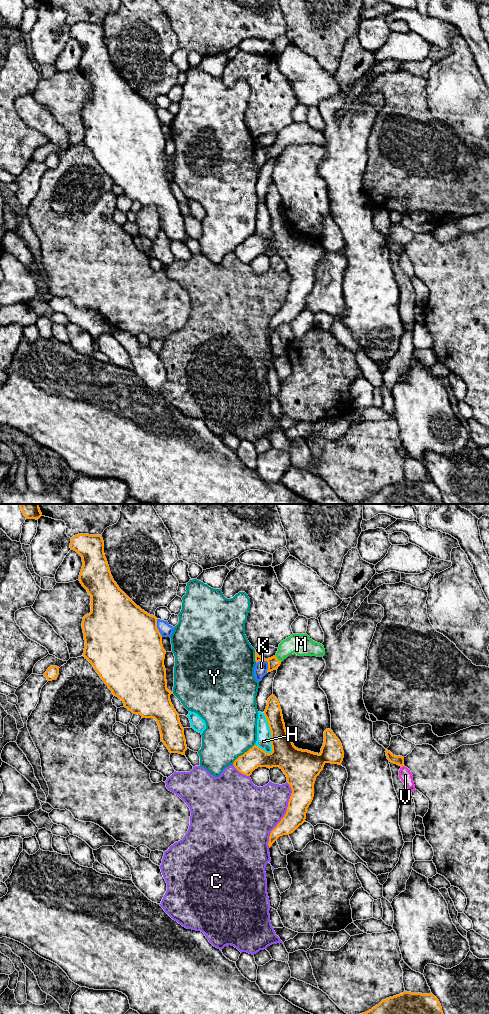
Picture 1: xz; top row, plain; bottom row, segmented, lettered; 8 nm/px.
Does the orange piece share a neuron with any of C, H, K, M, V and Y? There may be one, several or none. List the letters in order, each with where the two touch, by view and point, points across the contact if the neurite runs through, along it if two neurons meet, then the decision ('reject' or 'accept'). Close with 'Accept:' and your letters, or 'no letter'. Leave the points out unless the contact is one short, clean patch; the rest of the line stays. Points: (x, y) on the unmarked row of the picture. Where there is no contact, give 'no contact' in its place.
C: meets orange in xz at (284, 303); reject
H: meets orange in xz at (271, 222); reject
K: meets orange in xz at (267, 149); reject
M: meets orange in xz at (277, 147); runs through xz (273, 151), (277, 147), (292, 132), (301, 132); accept
V: meets orange in xz at (402, 254); border along xz (403, 253), (401, 255); reject
Y: meets orange in xz at (243, 242); reject
Accept: M

